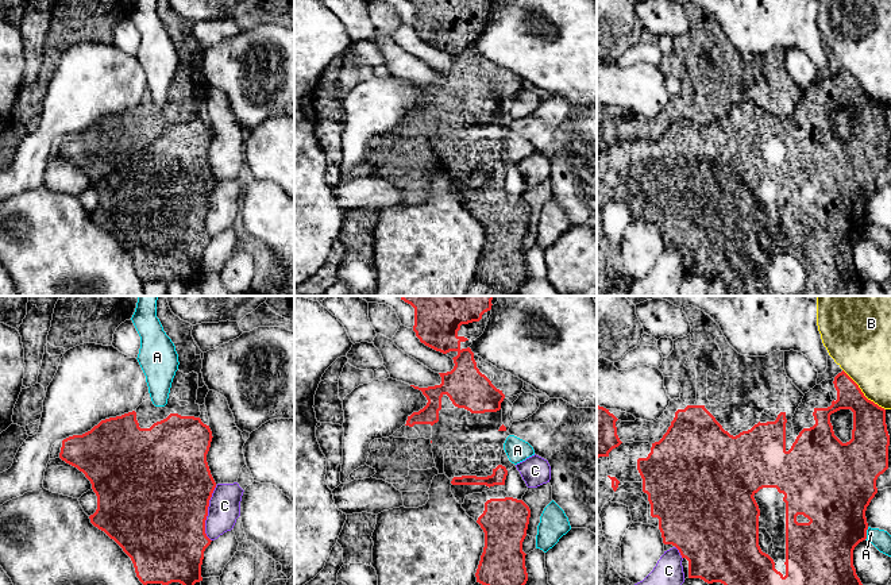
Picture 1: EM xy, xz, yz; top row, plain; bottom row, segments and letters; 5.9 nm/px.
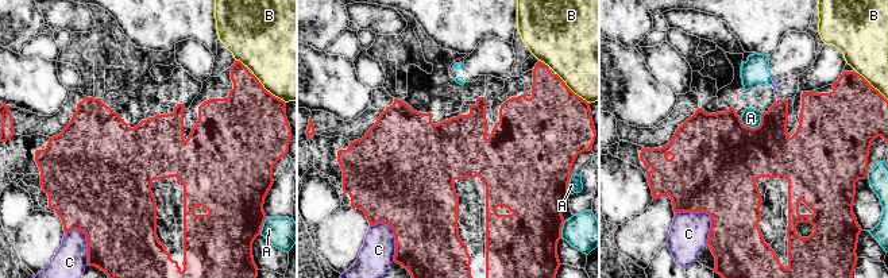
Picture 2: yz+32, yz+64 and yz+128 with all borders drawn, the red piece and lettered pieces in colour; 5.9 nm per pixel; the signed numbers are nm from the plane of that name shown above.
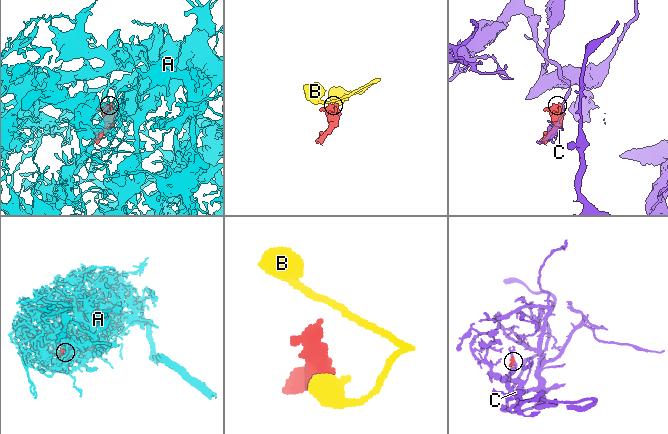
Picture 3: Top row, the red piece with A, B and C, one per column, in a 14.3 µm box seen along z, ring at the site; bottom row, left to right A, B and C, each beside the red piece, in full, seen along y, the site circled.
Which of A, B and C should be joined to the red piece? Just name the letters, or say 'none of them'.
none of them

